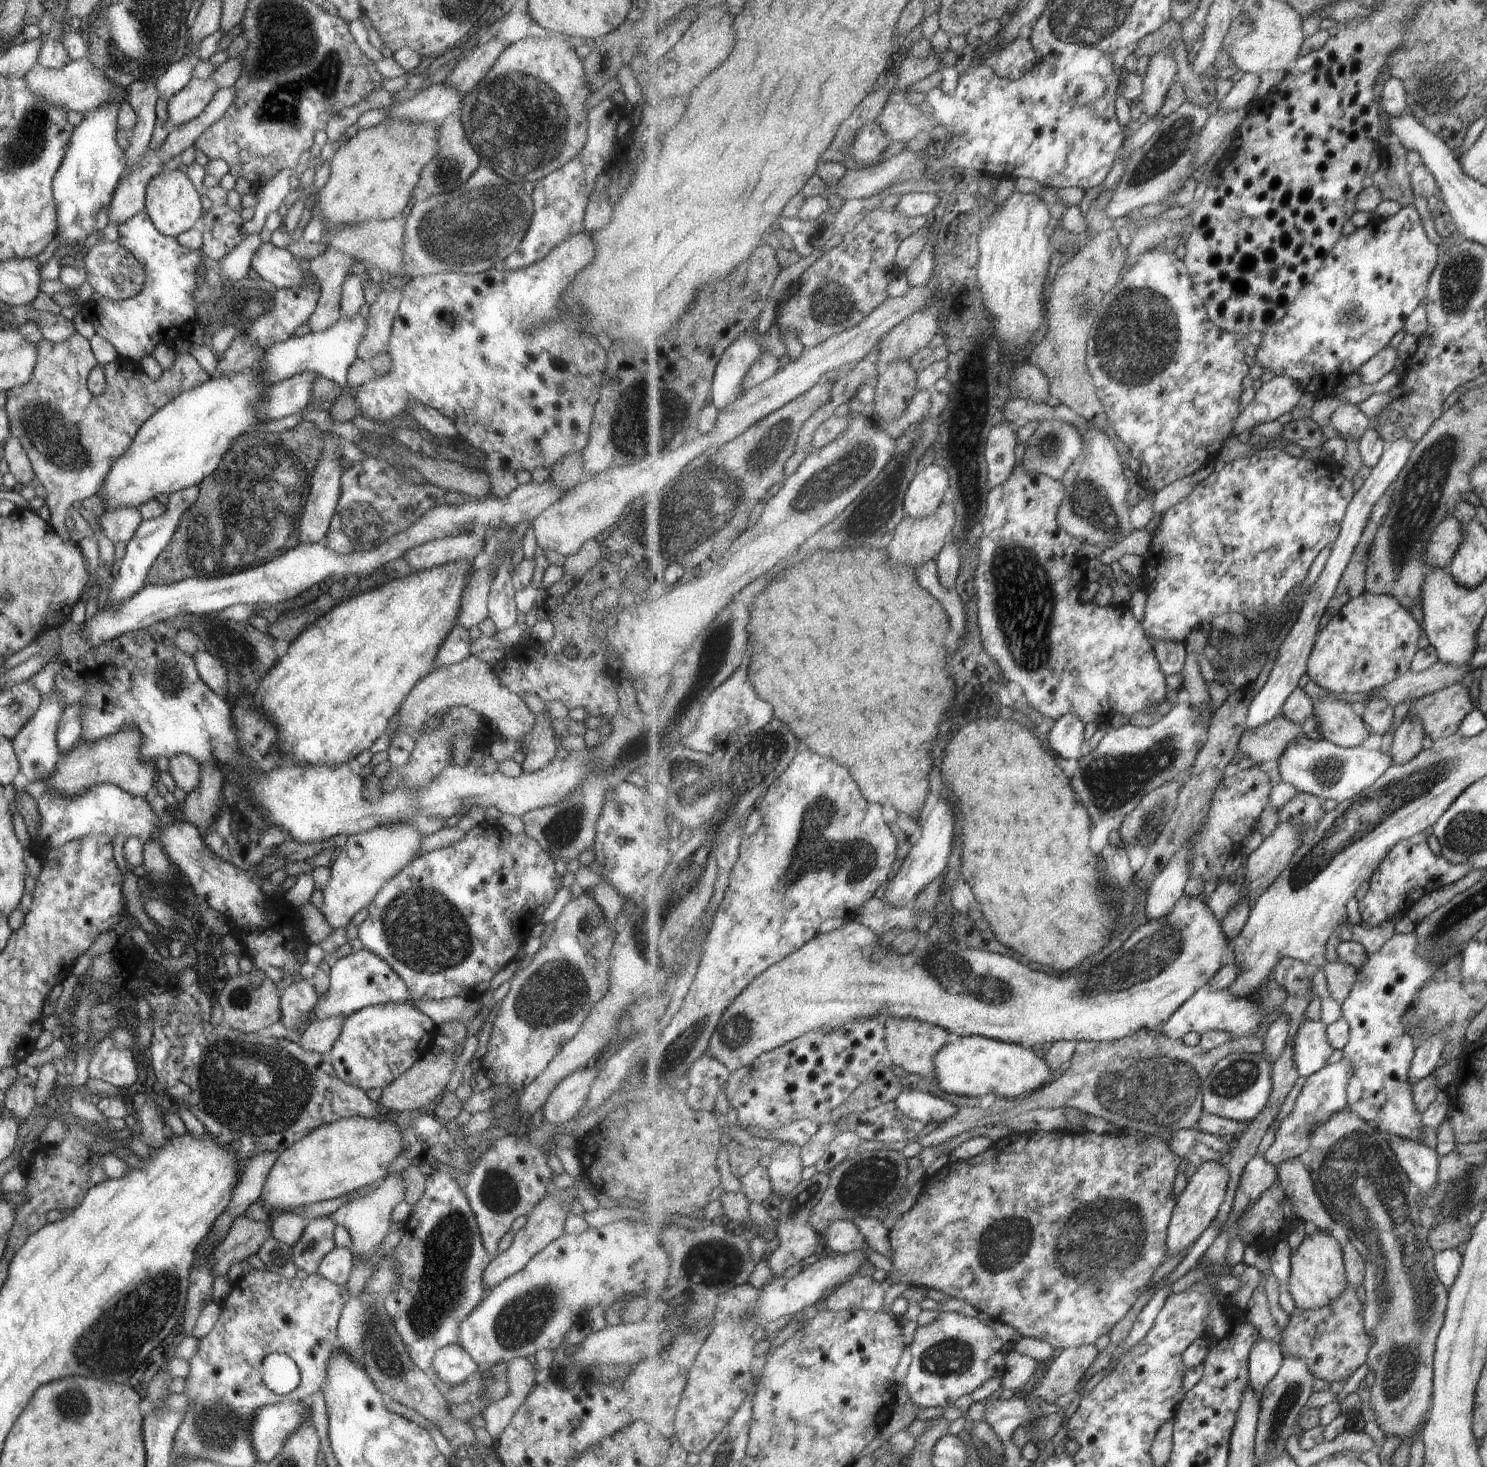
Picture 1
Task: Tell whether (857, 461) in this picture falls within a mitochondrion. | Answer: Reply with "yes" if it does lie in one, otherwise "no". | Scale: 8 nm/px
yes

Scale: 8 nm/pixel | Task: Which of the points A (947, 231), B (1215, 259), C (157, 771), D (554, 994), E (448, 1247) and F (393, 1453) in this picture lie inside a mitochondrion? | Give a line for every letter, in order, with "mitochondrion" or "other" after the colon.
A: other
B: other
C: other
D: mitochondrion
E: mitochondrion
F: mitochondrion

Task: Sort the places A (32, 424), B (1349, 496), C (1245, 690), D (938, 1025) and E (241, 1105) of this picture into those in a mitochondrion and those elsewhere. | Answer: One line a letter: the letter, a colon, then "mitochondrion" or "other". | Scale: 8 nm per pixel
A: mitochondrion
B: other
C: other
D: other
E: mitochondrion

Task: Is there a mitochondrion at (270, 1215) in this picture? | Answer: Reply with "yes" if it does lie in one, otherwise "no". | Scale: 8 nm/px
no

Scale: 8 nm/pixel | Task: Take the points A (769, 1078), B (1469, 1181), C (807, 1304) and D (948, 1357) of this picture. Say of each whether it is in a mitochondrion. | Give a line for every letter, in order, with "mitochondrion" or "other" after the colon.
A: other
B: mitochondrion
C: other
D: mitochondrion

